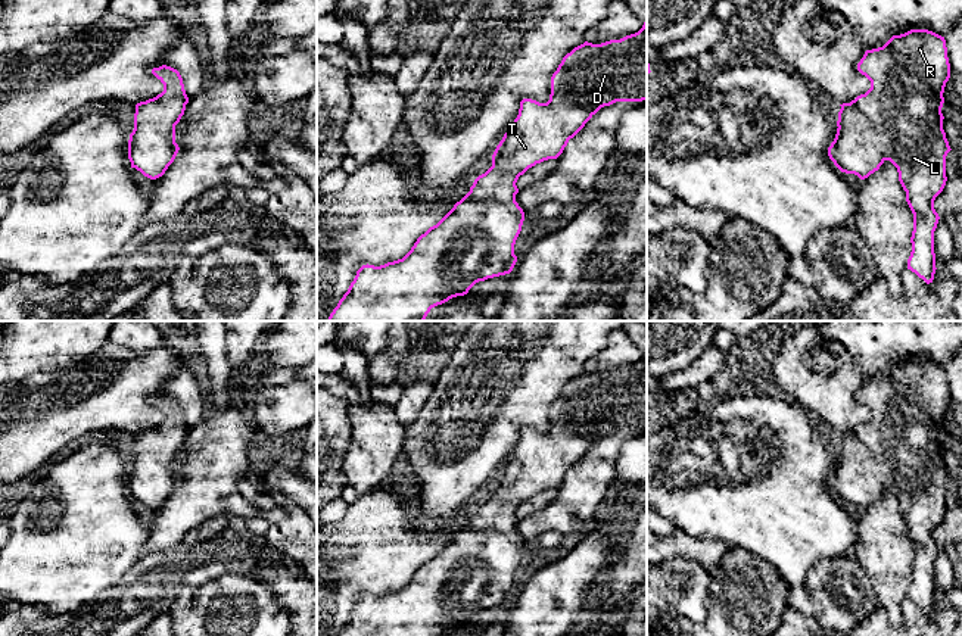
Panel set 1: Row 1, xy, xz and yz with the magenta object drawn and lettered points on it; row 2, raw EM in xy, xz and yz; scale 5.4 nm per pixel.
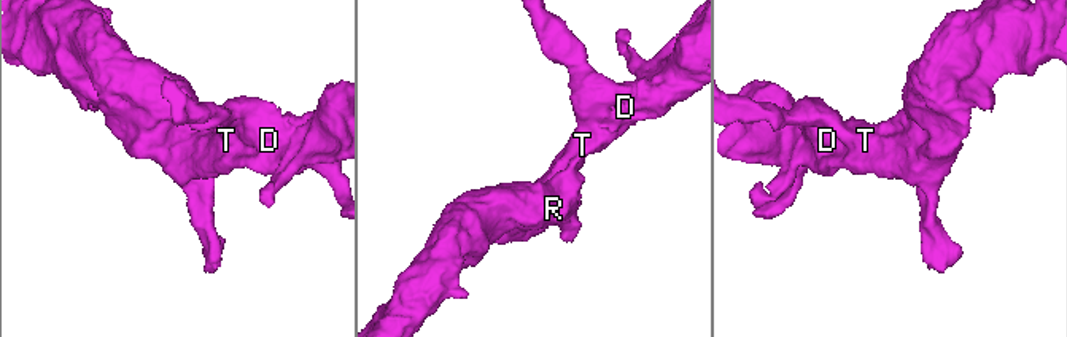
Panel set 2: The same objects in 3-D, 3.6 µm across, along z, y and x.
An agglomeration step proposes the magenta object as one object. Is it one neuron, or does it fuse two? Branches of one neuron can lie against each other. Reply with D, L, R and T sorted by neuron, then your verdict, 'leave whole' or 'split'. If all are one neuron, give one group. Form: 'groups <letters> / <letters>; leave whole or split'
groups D L R T; leave whole

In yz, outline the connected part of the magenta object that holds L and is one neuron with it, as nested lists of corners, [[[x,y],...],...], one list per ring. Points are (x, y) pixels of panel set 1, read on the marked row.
[[[928,29],[893,35],[882,47],[866,50],[857,71],[871,81],[871,88],[850,103],[840,105],[838,128],[828,156],[841,172],[854,174],[860,180],[878,171],[885,160],[897,168],[913,213],[907,269],[930,284],[937,269],[934,231],[940,219],[934,200],[946,186],[946,156],[952,150],[941,113],[944,87],[950,78],[946,40]]]

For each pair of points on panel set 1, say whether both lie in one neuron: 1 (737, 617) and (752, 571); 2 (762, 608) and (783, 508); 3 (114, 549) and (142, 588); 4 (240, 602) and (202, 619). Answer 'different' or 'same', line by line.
1: same
2: different
3: different
4: same

